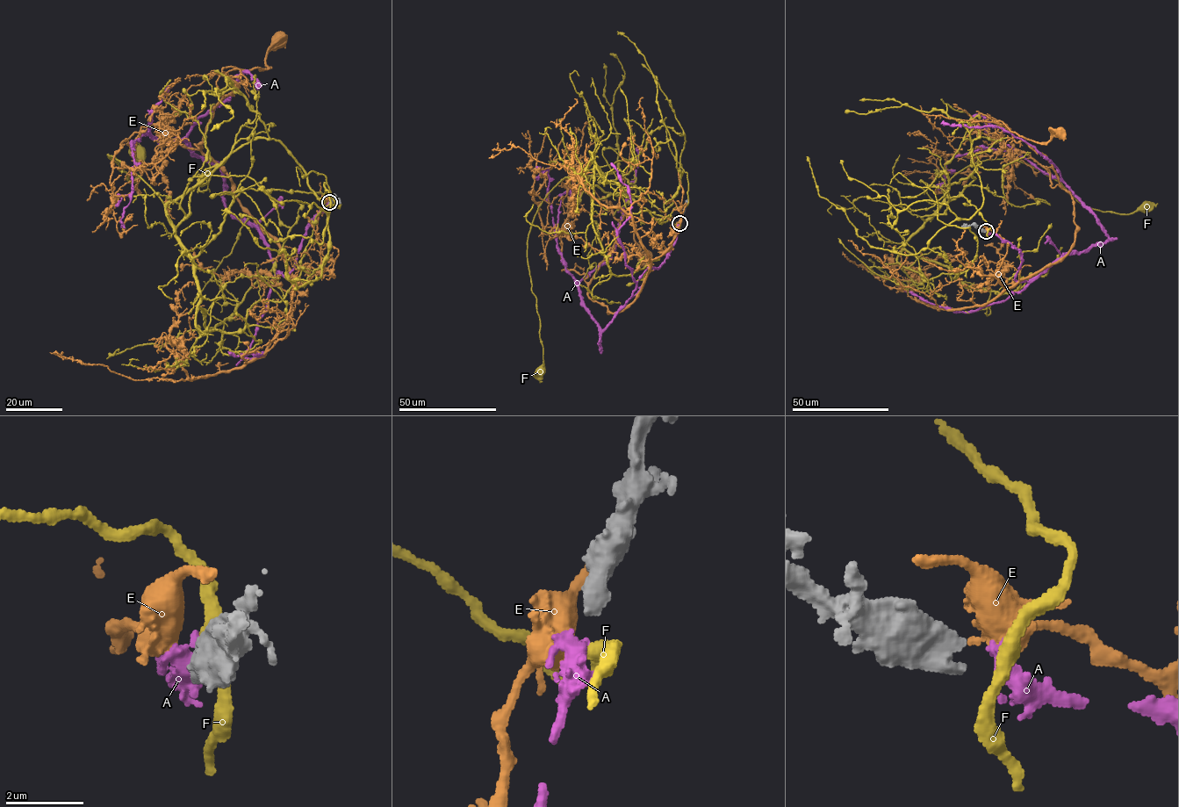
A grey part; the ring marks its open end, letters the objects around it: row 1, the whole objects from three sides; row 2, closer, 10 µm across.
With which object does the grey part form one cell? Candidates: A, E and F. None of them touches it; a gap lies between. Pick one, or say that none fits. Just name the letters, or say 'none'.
A

